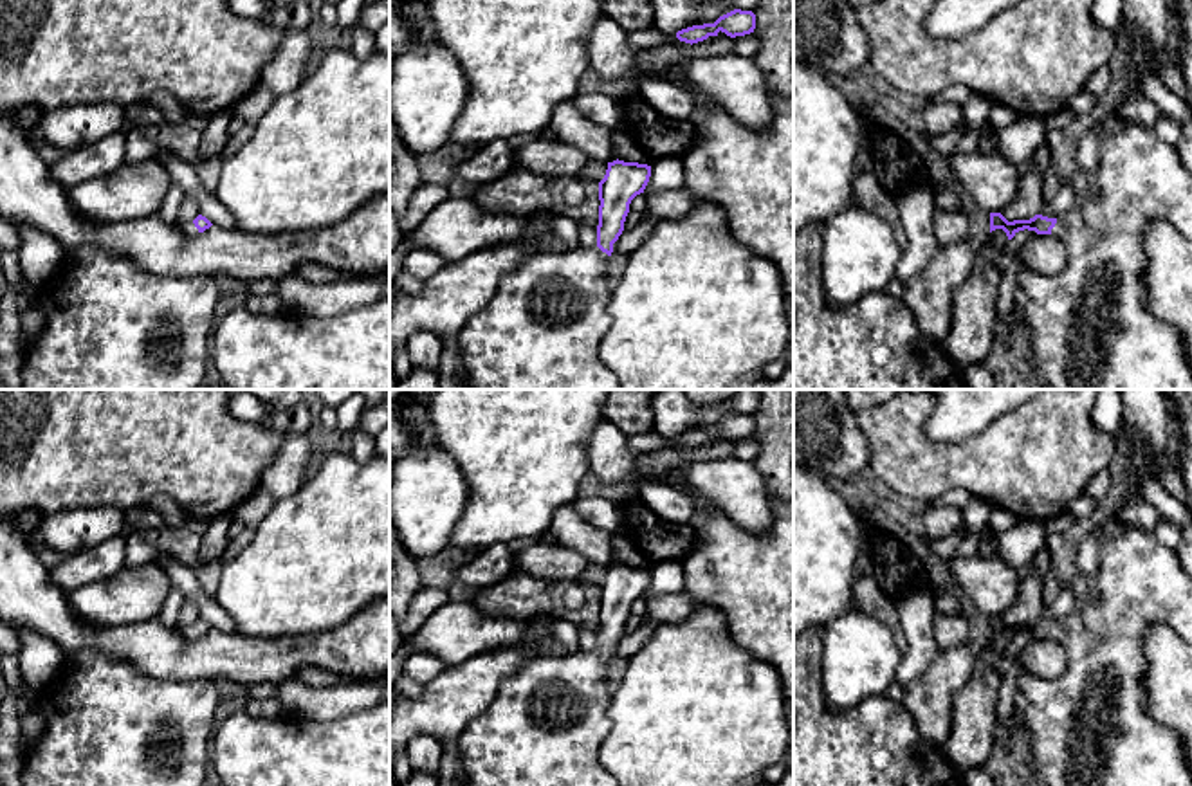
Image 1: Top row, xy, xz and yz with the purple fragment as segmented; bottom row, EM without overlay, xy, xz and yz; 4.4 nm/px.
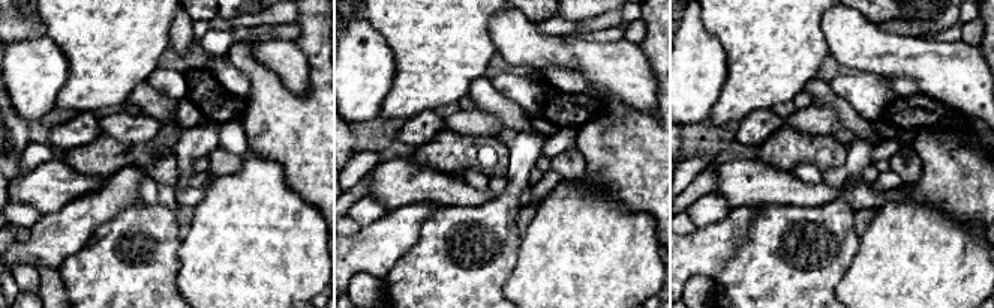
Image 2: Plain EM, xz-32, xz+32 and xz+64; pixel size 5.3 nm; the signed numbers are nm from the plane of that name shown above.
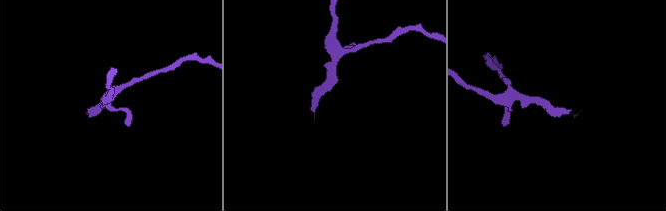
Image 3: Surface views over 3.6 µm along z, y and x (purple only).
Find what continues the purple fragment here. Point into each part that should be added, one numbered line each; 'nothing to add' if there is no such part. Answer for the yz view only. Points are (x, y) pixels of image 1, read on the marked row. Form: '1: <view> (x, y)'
1: yz (1088, 327)

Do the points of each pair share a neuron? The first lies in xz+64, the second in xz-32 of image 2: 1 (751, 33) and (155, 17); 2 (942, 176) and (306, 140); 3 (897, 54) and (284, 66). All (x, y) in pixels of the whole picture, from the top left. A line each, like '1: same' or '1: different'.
1: same
2: same
3: same

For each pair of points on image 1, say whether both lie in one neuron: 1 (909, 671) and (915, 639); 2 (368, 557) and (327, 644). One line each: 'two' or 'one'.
1: one
2: two

